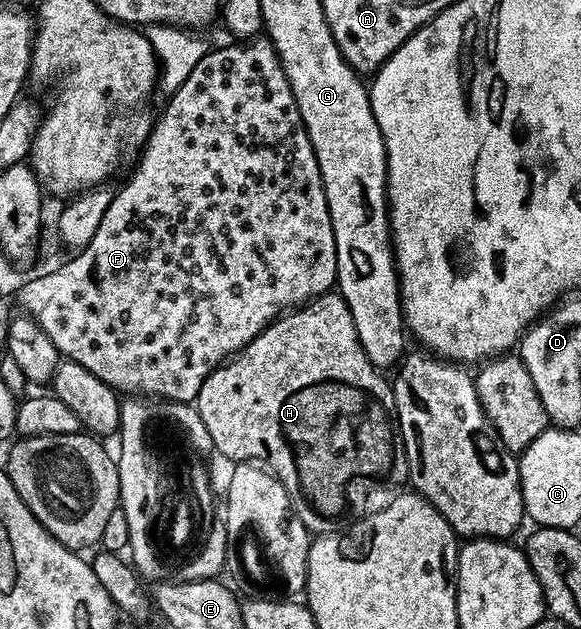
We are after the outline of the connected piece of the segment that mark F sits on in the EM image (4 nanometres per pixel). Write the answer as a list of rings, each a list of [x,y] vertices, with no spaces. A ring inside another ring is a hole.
[[[253,38],[229,45],[229,48],[213,47],[204,55],[202,62],[190,70],[190,78],[186,78],[186,82],[182,82],[182,86],[167,97],[168,105],[161,116],[159,113],[155,117],[132,177],[121,186],[120,192],[118,188],[113,195],[88,245],[79,249],[73,255],[76,257],[66,261],[61,268],[45,276],[36,276],[20,288],[20,304],[24,307],[21,309],[36,320],[38,326],[42,326],[46,338],[54,342],[61,357],[84,366],[90,374],[94,374],[94,378],[100,378],[106,386],[115,388],[120,394],[145,392],[148,396],[161,396],[161,401],[177,404],[195,401],[198,390],[202,390],[202,382],[206,382],[212,371],[254,342],[268,324],[281,314],[336,288],[338,254],[334,246],[334,226],[330,222],[330,206],[326,206],[326,190],[322,186],[318,158],[314,158],[302,114],[298,114],[298,102],[294,102],[282,62],[272,49],[272,41],[267,38]]]

